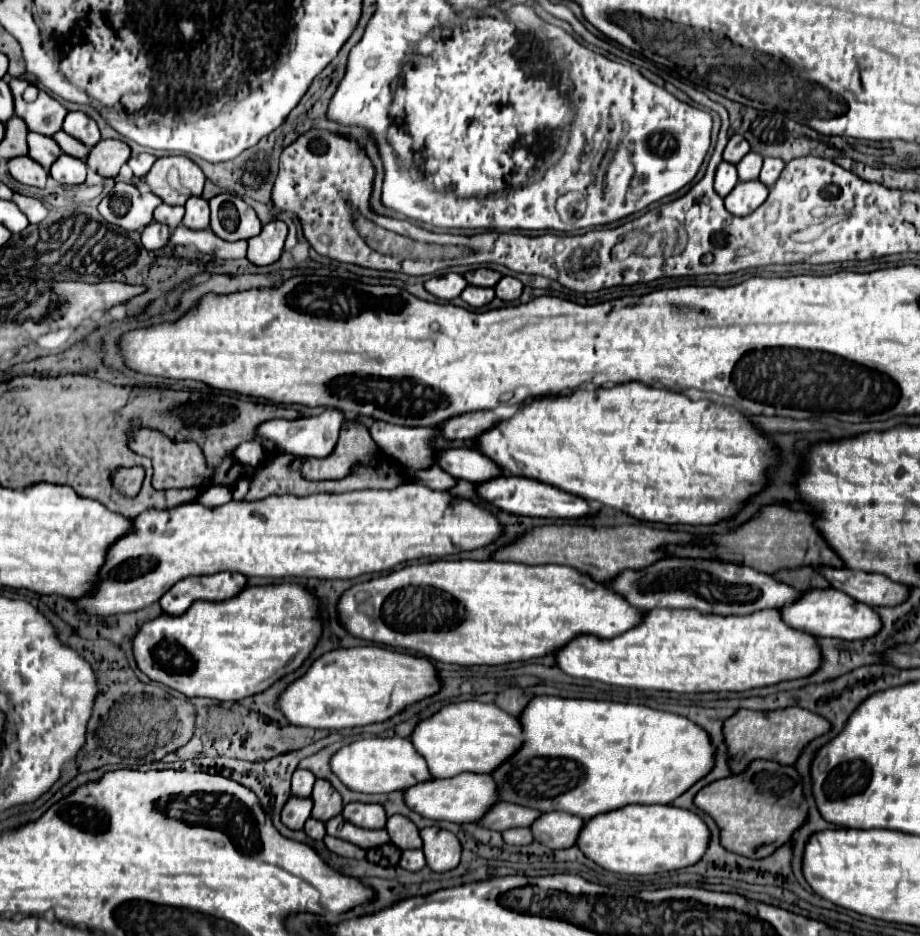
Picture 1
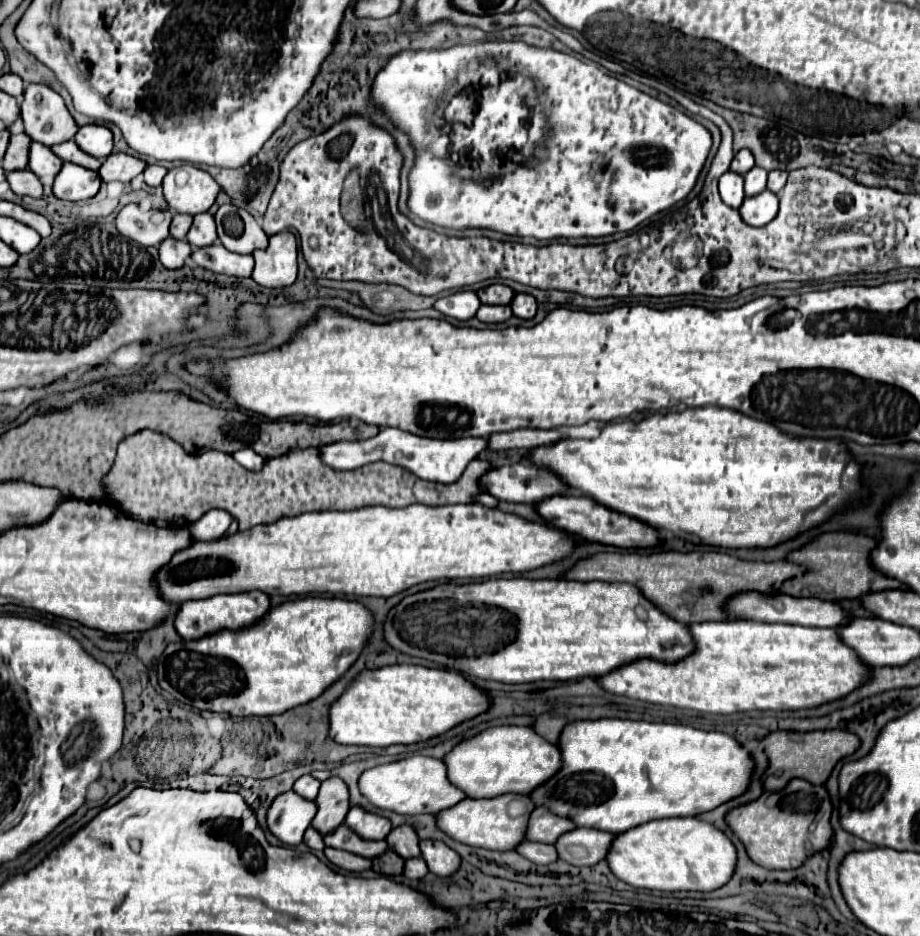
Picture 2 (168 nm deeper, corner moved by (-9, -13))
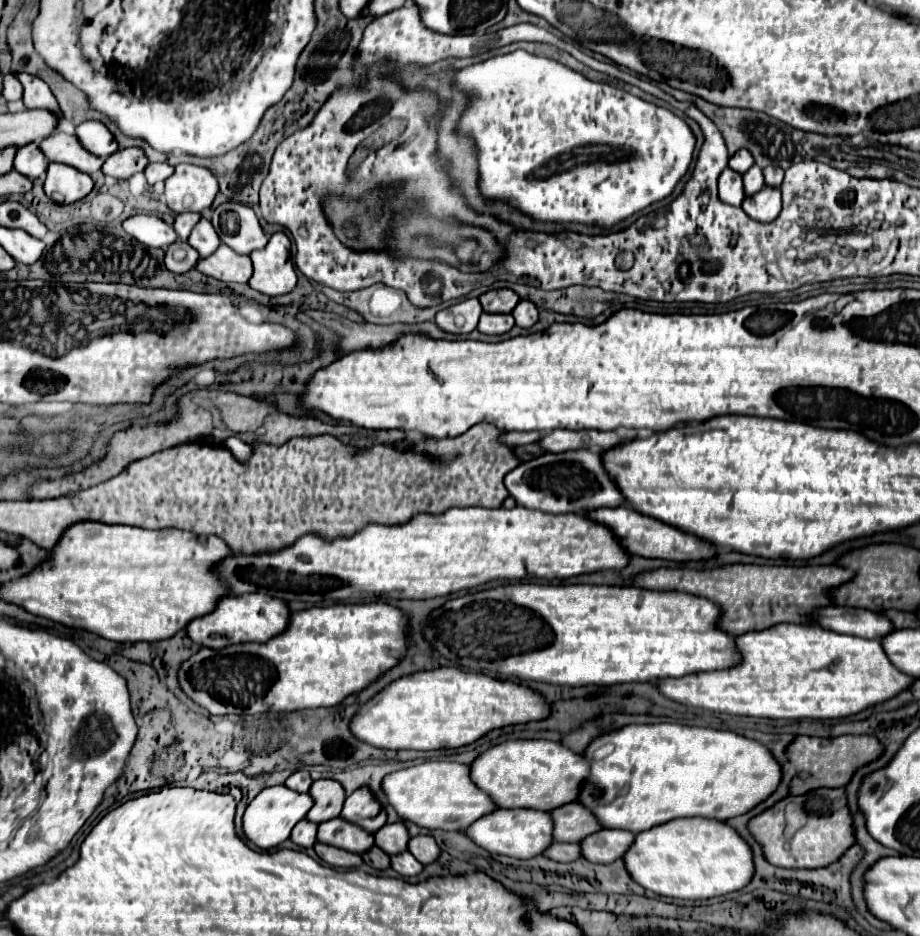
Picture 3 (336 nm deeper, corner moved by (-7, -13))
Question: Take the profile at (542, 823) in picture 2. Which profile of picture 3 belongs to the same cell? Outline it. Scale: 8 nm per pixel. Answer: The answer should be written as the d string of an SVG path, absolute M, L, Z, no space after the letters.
M574 802L550 812L554 820L554 842L582 842L602 830L598 818L582 804Z

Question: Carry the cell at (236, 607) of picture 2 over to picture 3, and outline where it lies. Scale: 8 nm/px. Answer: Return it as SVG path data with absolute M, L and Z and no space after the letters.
M240 594L240 596L226 596L220 600L218 608L212 614L196 618L188 624L188 636L204 648L220 650L232 644L242 642L268 642L270 638L282 634L290 624L290 608L284 600L272 598L268 594Z

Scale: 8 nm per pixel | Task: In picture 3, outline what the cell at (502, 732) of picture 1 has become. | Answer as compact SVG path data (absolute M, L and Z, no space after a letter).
M512 740L486 750L470 766L470 776L480 790L484 790L500 808L532 808L542 812L552 812L564 804L576 802L582 782L590 776L590 766L584 756L572 752L570 748L550 742L550 740Z

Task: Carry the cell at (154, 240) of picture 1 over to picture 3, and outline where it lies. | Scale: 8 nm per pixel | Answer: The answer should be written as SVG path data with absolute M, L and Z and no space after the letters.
M174 242L166 250L166 268L174 274L184 274L200 260L198 252L188 242Z

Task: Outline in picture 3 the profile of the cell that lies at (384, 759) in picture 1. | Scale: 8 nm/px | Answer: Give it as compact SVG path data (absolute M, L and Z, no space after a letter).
M448 760L422 762L412 768L404 768L388 774L382 786L388 802L394 806L400 818L414 822L426 830L464 832L478 818L498 810L494 800L470 780L468 766L458 762L448 762Z

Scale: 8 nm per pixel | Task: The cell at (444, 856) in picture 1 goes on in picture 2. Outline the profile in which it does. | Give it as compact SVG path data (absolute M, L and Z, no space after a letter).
M422 840L420 842L420 850L422 850L422 856L428 864L428 870L440 878L446 878L446 876L452 876L458 872L460 868L460 854L454 852L450 846L446 846L444 842L440 840Z

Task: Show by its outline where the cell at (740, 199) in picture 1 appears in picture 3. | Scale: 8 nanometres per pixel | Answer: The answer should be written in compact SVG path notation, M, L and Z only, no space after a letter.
M764 186L764 190L756 192L754 196L744 198L742 210L748 212L748 216L758 220L758 222L770 222L770 220L774 220L780 214L780 210L782 210L780 190Z

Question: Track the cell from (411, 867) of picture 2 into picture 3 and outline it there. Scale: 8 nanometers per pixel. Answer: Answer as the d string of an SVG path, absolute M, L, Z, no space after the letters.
M402 852L402 854L394 854L390 858L390 866L400 874L400 876L418 876L422 872L422 864L410 854L410 852Z

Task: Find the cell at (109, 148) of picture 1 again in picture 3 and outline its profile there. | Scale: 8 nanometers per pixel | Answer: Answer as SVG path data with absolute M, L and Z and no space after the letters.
M124 148L106 158L102 172L112 178L130 178L136 172L142 172L146 164L148 158L140 148Z

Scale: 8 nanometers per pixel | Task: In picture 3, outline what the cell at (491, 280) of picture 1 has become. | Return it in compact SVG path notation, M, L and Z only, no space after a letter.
M508 288L488 290L486 294L480 296L480 304L488 314L510 314L516 308L518 300L520 296Z

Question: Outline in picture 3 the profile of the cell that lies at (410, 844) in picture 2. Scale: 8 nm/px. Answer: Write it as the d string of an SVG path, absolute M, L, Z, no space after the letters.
M396 822L396 824L386 824L384 828L380 828L376 834L374 834L374 838L376 838L376 846L378 848L382 848L386 854L400 854L400 852L404 852L408 846L408 840L410 840L410 836L408 836L408 830L406 830L406 826L402 824L402 822Z

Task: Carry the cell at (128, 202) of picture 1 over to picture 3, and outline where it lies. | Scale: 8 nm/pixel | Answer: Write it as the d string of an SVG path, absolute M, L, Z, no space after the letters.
M136 214L124 220L124 230L134 236L138 242L154 248L168 248L172 242L178 240L172 226L152 214Z

